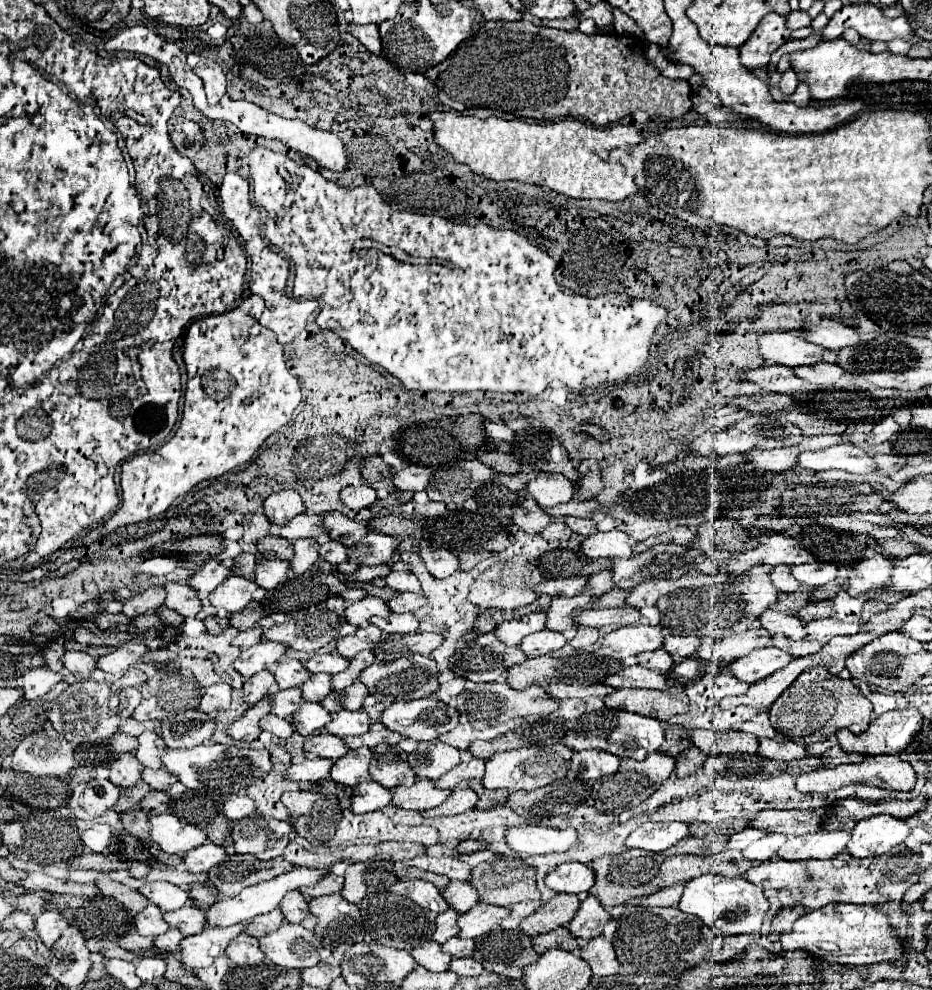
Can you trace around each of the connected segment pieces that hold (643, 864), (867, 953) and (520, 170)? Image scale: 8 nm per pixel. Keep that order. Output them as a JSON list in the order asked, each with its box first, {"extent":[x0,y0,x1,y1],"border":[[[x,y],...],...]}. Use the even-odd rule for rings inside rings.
[{"extent":[588,849,760,908],"border":[[[728,849],[710,856],[694,856],[694,854],[682,854],[666,858],[662,854],[646,852],[646,850],[626,850],[618,856],[602,856],[592,862],[592,868],[596,872],[596,884],[588,890],[588,894],[596,896],[604,908],[624,904],[630,898],[638,896],[650,896],[666,886],[672,886],[682,880],[690,880],[702,874],[718,874],[735,878],[744,876],[752,867],[760,865],[757,860],[748,860],[742,856],[741,851]]]},{"extent":[782,904,906,964],"border":[[[828,904],[822,910],[804,914],[794,922],[792,932],[782,936],[784,950],[804,950],[830,964],[874,964],[884,960],[900,960],[906,950],[896,936],[890,918],[868,904]]]},{"extent":[430,110,640,200],"border":[[[454,110],[430,112],[434,122],[434,142],[442,146],[460,164],[472,168],[490,180],[518,180],[536,186],[548,186],[572,198],[624,200],[638,192],[632,176],[626,176],[624,166],[608,164],[596,156],[598,150],[614,146],[630,146],[640,142],[634,126],[592,126],[577,119],[564,119],[548,124],[536,124],[524,118],[504,120],[488,116],[484,120],[466,116]],[[564,128],[564,130],[562,130]],[[592,146],[592,150],[590,150]]]}]

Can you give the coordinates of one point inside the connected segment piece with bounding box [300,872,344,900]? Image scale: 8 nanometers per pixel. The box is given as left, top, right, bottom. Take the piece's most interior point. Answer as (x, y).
(332, 883)

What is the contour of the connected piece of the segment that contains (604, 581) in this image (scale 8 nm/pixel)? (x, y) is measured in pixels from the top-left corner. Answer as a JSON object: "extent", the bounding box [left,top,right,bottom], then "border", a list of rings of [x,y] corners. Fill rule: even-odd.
{"extent":[586,570,614,596],"border":[[[602,570],[602,572],[594,574],[594,576],[590,576],[590,578],[588,578],[588,584],[586,584],[586,590],[588,590],[590,594],[596,594],[596,596],[606,594],[610,588],[614,588],[610,570],[606,570],[606,572]]]}

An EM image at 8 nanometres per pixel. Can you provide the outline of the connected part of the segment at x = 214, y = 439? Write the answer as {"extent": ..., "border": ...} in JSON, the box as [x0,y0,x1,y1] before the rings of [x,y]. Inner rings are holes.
{"extent":[82,296,300,547],"border":[[[248,296],[236,308],[218,316],[198,319],[188,328],[184,338],[184,362],[188,370],[188,384],[186,384],[186,402],[180,428],[156,452],[138,454],[122,464],[122,474],[120,474],[122,506],[120,510],[114,512],[114,516],[106,524],[82,537],[85,547],[120,526],[146,522],[154,516],[164,514],[178,496],[190,492],[196,484],[224,476],[236,466],[250,462],[260,450],[260,446],[266,442],[266,438],[290,422],[294,408],[300,404],[300,384],[292,376],[290,356],[286,356],[286,346],[290,344],[278,344],[275,333],[268,328],[263,328],[257,336],[248,334],[250,326],[254,326],[260,320],[262,310],[264,310],[264,300],[260,296]]]}

